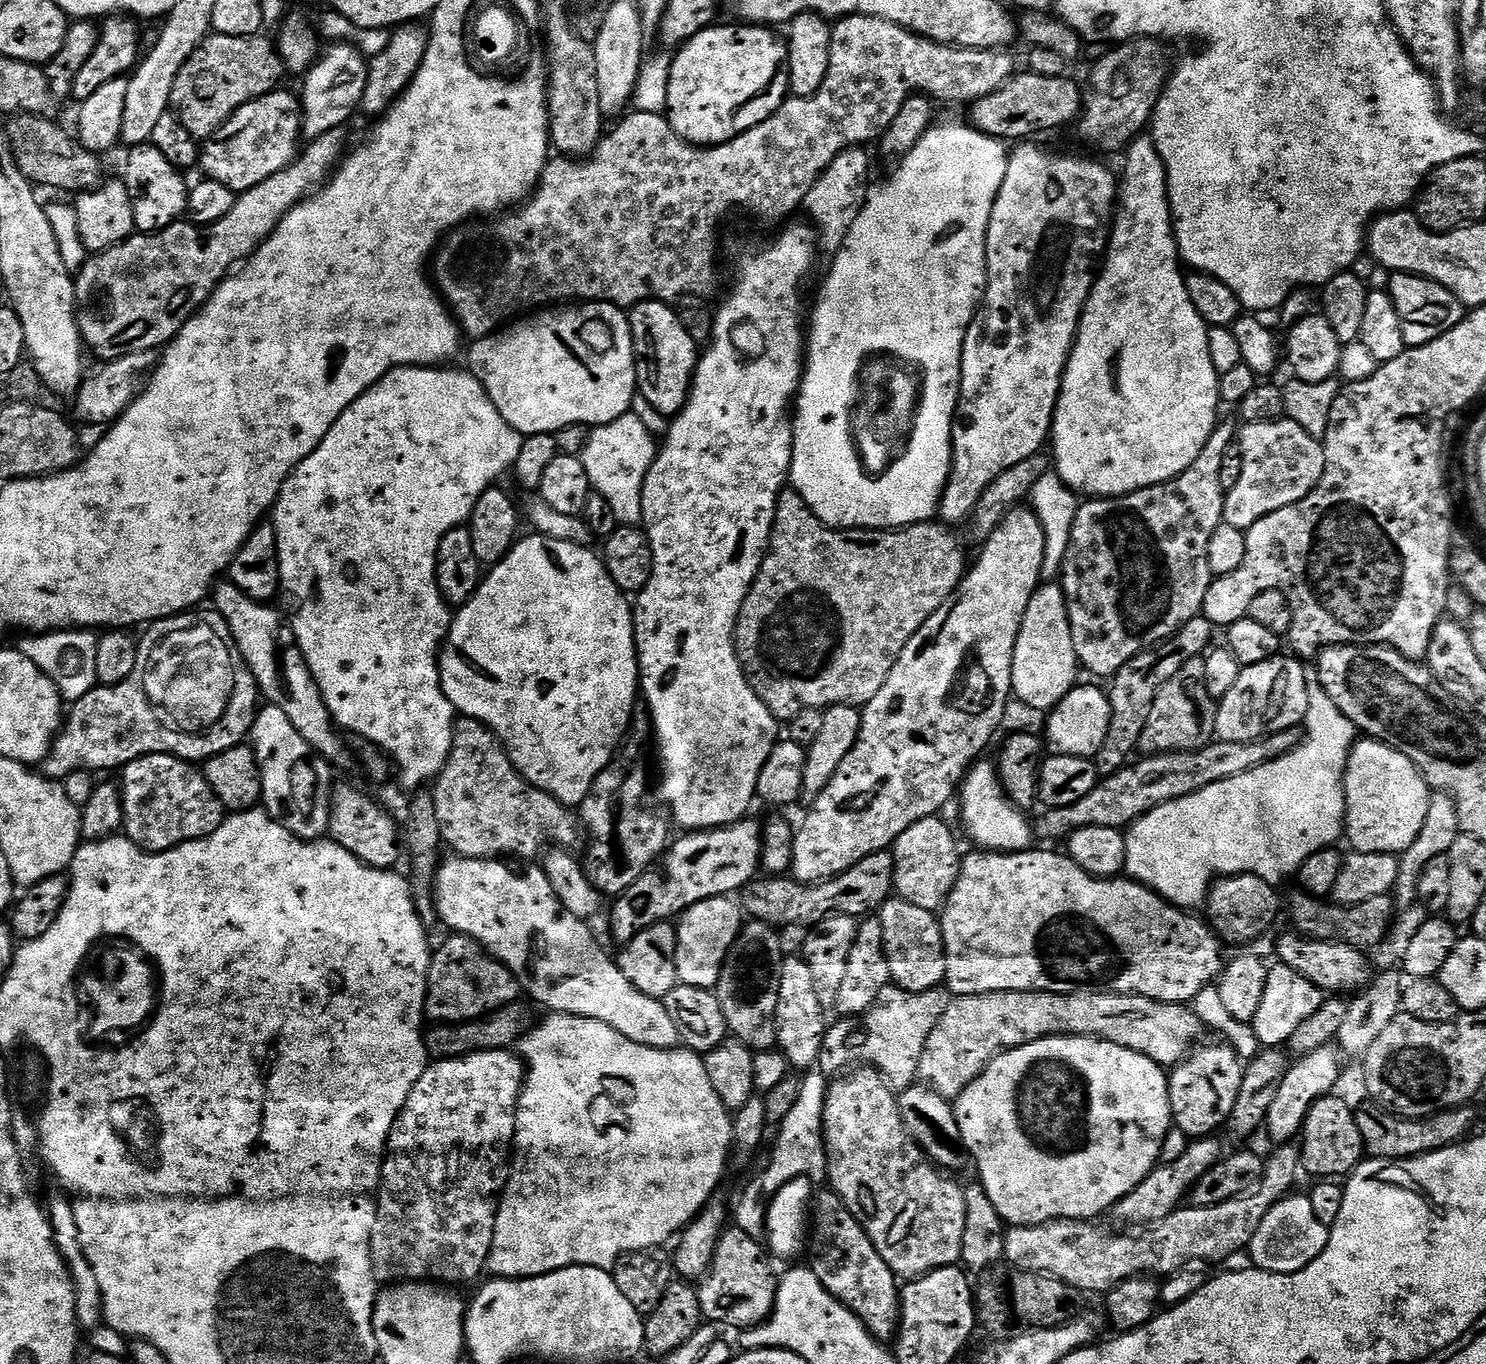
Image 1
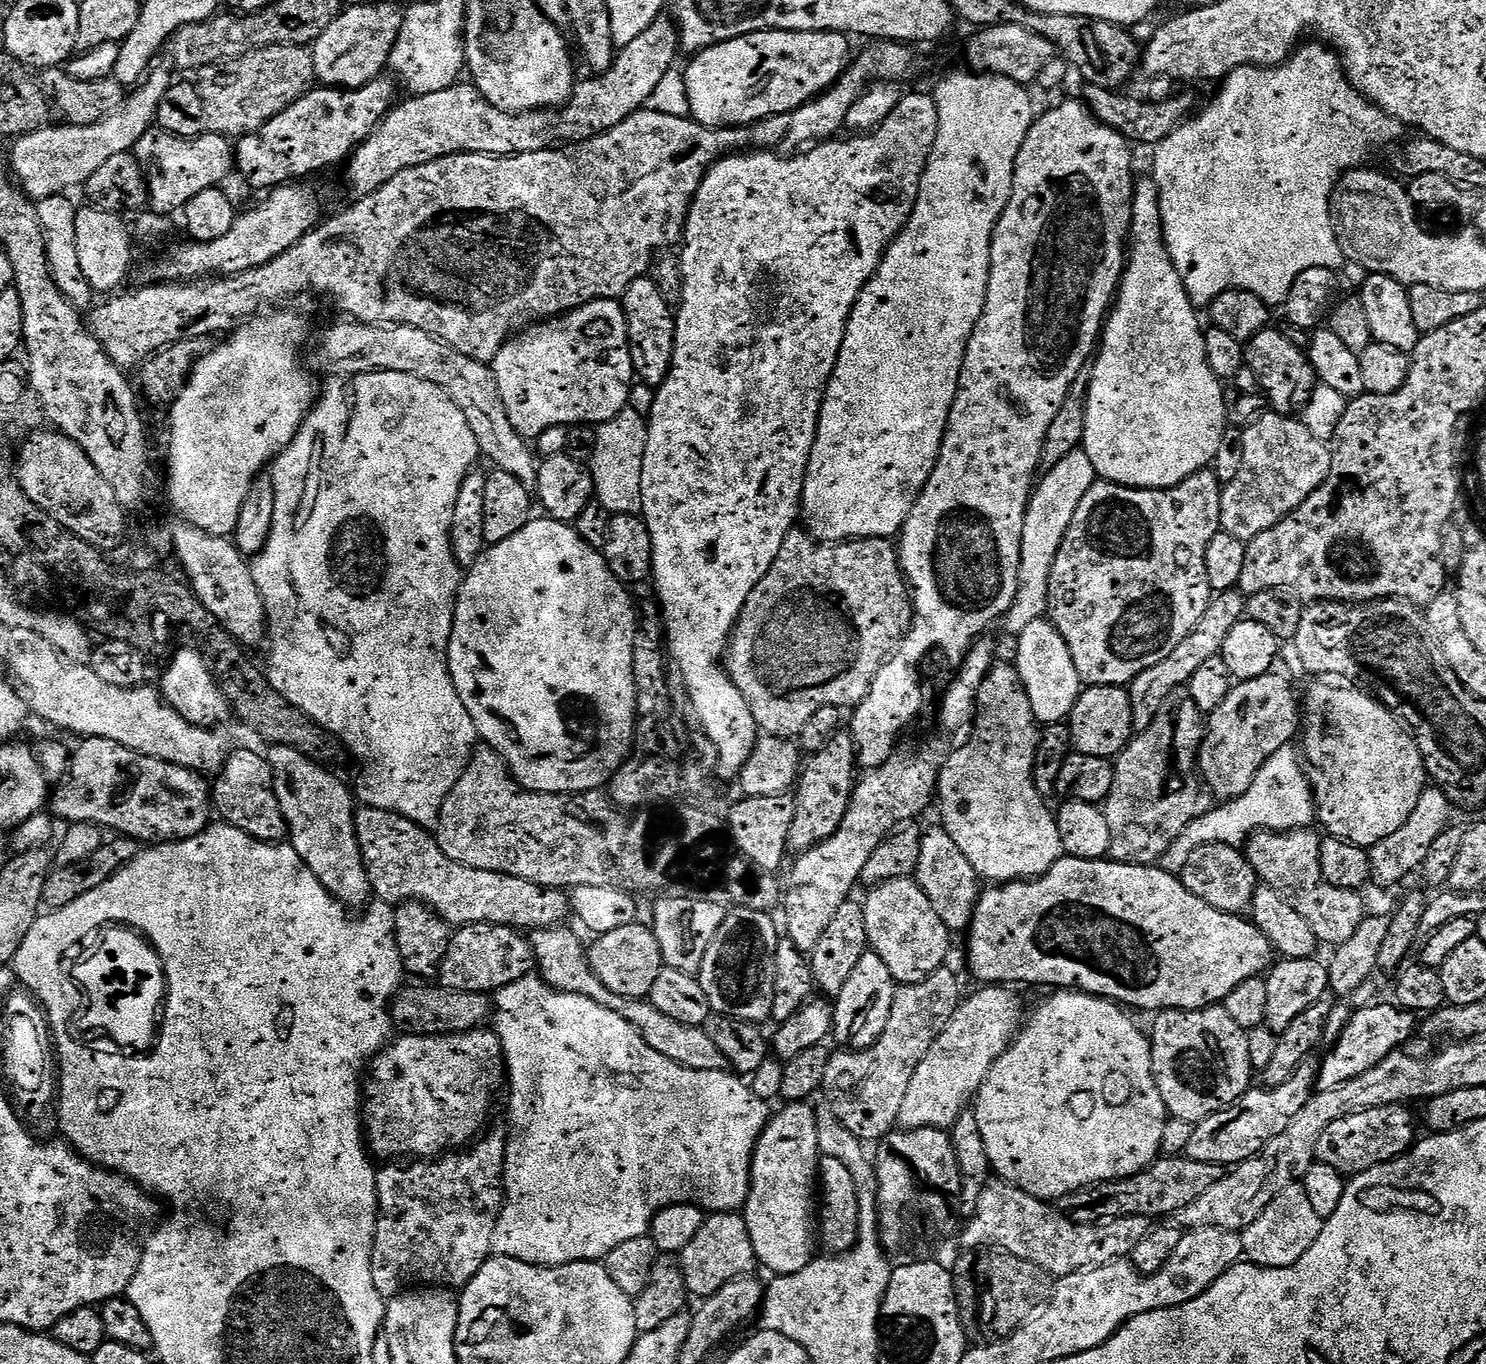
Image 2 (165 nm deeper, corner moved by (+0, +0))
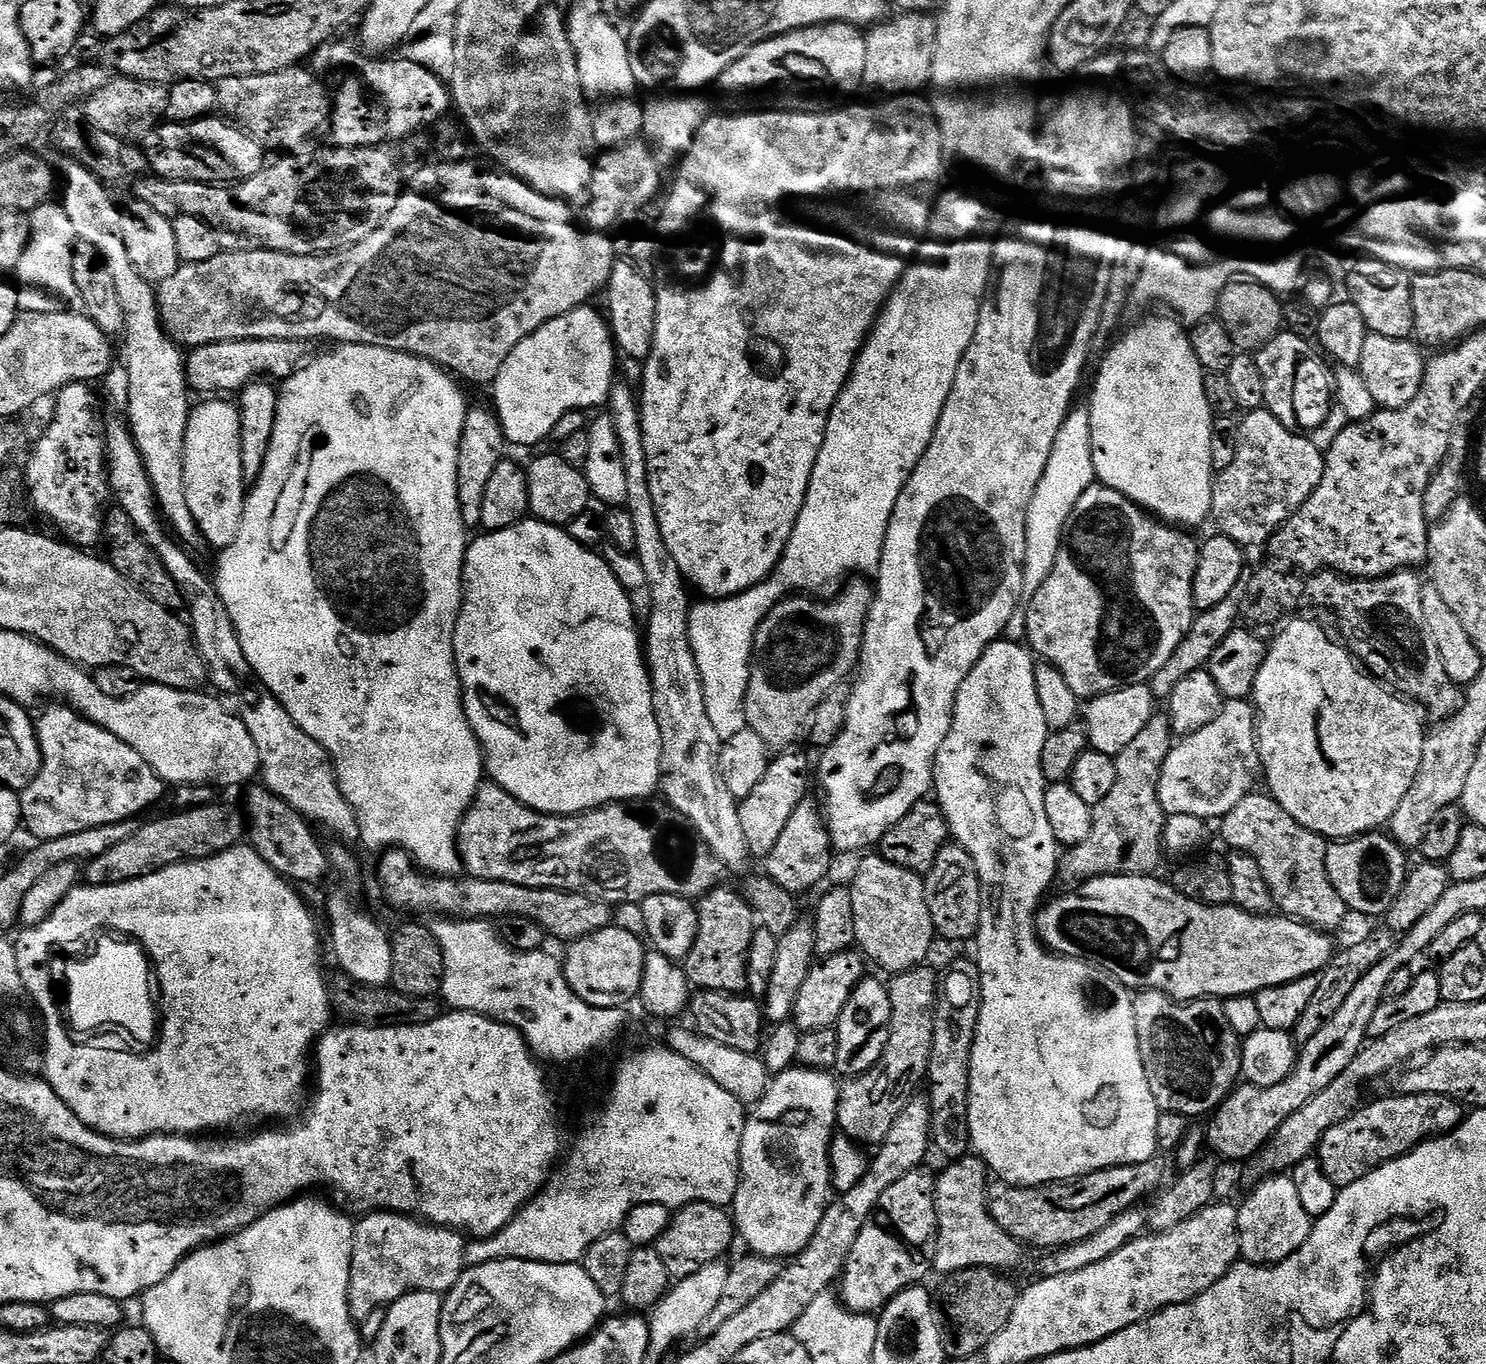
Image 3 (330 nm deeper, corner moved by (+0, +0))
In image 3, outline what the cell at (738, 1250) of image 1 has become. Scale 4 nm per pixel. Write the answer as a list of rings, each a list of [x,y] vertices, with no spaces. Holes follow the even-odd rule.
[[[698,1202],[679,1209],[669,1219],[667,1228],[656,1239],[654,1246],[658,1250],[658,1255],[662,1257],[662,1262],[666,1262],[669,1277],[673,1281],[678,1281],[690,1278],[690,1274],[702,1270],[702,1266],[710,1266],[716,1260],[724,1260],[732,1239],[735,1241],[737,1236],[734,1217],[728,1208]]]

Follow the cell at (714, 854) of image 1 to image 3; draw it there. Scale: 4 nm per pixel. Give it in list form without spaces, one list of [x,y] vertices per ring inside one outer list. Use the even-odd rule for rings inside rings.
[[[784,750],[780,756],[771,761],[764,775],[764,780],[744,800],[739,801],[739,811],[743,833],[746,834],[746,842],[753,857],[766,858],[770,850],[774,850],[778,838],[782,835],[782,829],[786,822],[790,822],[790,814],[798,810],[798,802],[809,795],[808,788],[808,756],[797,750]]]

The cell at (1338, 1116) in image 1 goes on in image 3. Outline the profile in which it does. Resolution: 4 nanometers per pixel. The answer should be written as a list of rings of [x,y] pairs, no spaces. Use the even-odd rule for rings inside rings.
[[[1391,1095],[1385,1100],[1376,1100],[1373,1104],[1365,1103],[1342,1122],[1330,1126],[1330,1130],[1326,1130],[1321,1138],[1318,1159],[1322,1170],[1326,1170],[1326,1178],[1334,1182],[1336,1189],[1350,1186],[1374,1169],[1381,1168],[1383,1164],[1397,1160],[1407,1152],[1413,1152],[1425,1140],[1447,1136],[1464,1121],[1466,1115],[1465,1105],[1448,1096]]]

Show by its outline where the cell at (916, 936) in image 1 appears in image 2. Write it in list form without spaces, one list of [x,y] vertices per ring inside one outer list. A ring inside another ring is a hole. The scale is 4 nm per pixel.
[[[915,879],[891,880],[885,884],[877,884],[867,895],[868,897],[863,897],[862,903],[868,946],[878,954],[878,958],[882,958],[882,962],[886,962],[886,970],[890,970],[897,985],[917,984],[945,967],[949,930],[942,926],[942,918],[934,914],[930,898],[922,894]]]

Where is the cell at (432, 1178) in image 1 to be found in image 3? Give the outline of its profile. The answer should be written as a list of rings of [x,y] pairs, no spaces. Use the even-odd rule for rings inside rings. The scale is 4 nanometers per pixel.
[[[373,1210],[359,1218],[355,1221],[352,1285],[348,1291],[353,1317],[366,1317],[411,1292],[447,1294],[466,1271],[468,1244],[465,1233],[457,1229],[429,1224],[402,1212]]]

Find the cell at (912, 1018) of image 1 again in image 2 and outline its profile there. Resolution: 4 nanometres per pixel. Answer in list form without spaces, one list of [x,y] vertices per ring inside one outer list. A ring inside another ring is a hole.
[[[940,968],[917,984],[897,987],[890,1018],[886,1018],[886,1030],[882,1030],[874,1046],[860,1052],[836,1050],[829,1055],[822,1087],[822,1095],[828,1099],[827,1111],[833,1112],[837,1122],[860,1140],[879,1142],[899,1125],[910,1078],[914,1078],[918,1062],[934,1046],[934,1038],[946,1030],[946,1022],[950,1022],[962,999],[960,980],[950,968]]]

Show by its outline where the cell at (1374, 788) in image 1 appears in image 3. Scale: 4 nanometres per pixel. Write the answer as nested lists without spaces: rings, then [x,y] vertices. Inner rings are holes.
[[[1289,619],[1279,629],[1280,637],[1270,644],[1262,662],[1262,670],[1258,670],[1258,682],[1251,694],[1258,717],[1256,741],[1260,747],[1263,783],[1268,783],[1267,791],[1278,802],[1278,806],[1282,806],[1282,810],[1286,810],[1286,814],[1294,818],[1294,822],[1306,826],[1306,830],[1316,832],[1329,841],[1346,840],[1354,836],[1362,836],[1366,832],[1383,829],[1391,821],[1394,810],[1398,810],[1402,798],[1406,798],[1406,790],[1414,786],[1418,766],[1422,766],[1422,746],[1426,727],[1424,728],[1423,722],[1420,721],[1421,709],[1413,701],[1389,690],[1375,676],[1365,671],[1339,639],[1336,641],[1328,637],[1326,629],[1319,628],[1312,620],[1296,619]]]

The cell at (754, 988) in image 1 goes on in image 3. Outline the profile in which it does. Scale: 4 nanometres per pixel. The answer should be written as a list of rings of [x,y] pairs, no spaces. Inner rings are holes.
[[[718,886],[700,897],[696,913],[700,919],[698,934],[682,967],[693,989],[706,992],[748,992],[750,946],[758,927],[758,916],[743,895],[729,886]]]

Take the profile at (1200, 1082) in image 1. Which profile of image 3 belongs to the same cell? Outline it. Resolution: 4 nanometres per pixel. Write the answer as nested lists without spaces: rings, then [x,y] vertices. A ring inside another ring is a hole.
[[[1140,990],[1134,996],[1134,1026],[1138,1026],[1138,1042],[1142,1054],[1142,1066],[1146,1066],[1146,1082],[1150,1082],[1150,1094],[1161,1112],[1177,1112],[1189,1118],[1207,1117],[1237,1087],[1240,1075],[1241,1037],[1230,1030],[1226,1022],[1224,1005],[1219,999],[1205,998],[1181,1002],[1165,992]]]

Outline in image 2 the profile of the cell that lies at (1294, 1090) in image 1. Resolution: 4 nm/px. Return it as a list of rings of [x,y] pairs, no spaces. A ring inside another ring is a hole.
[[[1373,1003],[1367,1008],[1357,1008],[1352,1013],[1352,1017],[1348,1020],[1348,1025],[1342,1030],[1339,1040],[1327,1049],[1324,1060],[1319,1061],[1320,1074],[1316,1078],[1316,1087],[1319,1090],[1334,1090],[1334,1086],[1342,1086],[1342,1082],[1350,1082],[1350,1078],[1358,1078],[1358,1074],[1366,1074],[1366,1070],[1370,1070],[1374,1066],[1378,1066],[1378,1062],[1382,1062],[1382,1058],[1386,1058],[1392,1052],[1397,1051],[1412,1036],[1412,1031],[1417,1031],[1418,1016],[1417,1013],[1407,1012],[1401,1008],[1397,1008],[1395,1003],[1388,1004]]]

